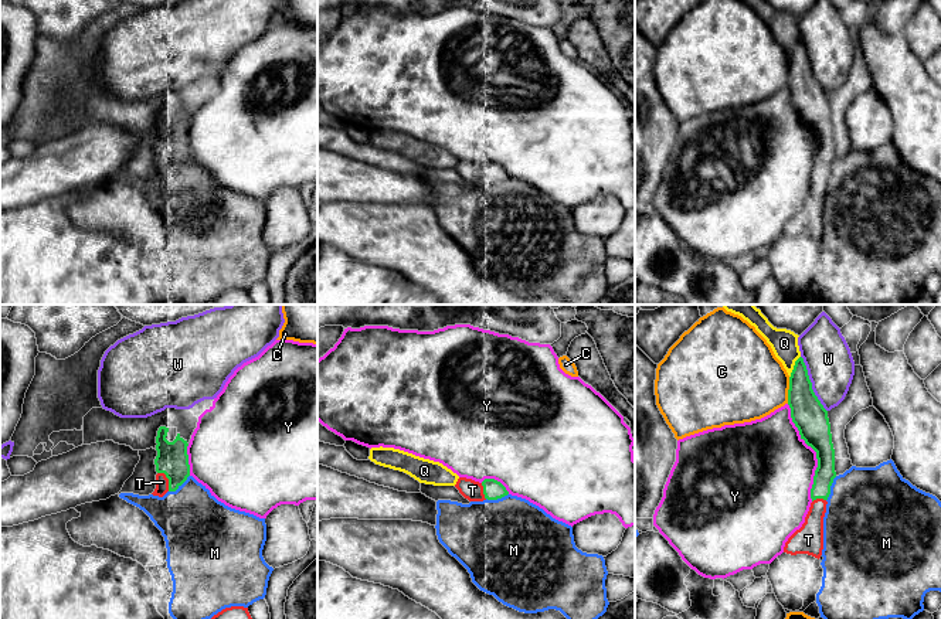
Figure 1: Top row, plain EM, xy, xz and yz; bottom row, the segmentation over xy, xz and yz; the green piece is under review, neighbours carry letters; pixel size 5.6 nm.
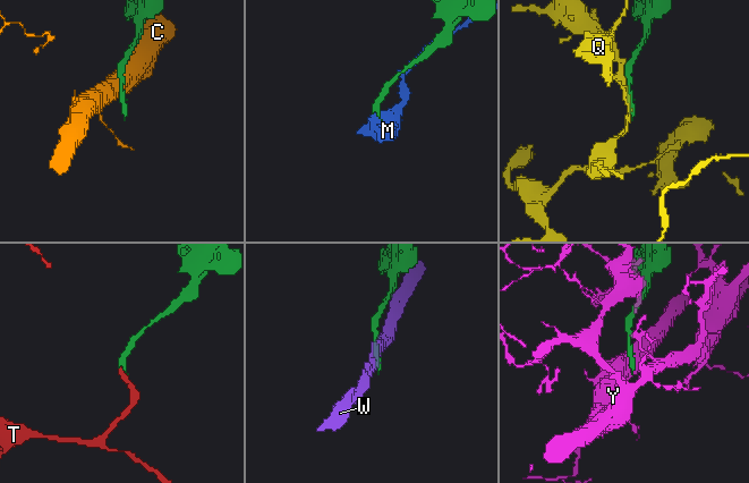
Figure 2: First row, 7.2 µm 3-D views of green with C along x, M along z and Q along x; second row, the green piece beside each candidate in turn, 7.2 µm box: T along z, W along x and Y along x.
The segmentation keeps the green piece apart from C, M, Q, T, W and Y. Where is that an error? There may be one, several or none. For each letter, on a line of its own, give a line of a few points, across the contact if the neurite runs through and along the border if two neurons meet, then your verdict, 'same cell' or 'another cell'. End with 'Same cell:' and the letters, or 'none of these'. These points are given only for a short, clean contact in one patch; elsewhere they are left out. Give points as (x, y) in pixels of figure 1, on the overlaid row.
C: another cell
M: another cell
Q: another cell
T: same cell
W: another cell
Y: another cell
Same cell: T

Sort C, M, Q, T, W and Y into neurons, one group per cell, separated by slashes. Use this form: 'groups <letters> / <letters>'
groups C / M / Q / T / W / Y

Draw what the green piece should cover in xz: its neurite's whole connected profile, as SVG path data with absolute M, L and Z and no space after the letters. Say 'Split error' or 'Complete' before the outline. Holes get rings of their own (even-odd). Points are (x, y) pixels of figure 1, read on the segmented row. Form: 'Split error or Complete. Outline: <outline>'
Split error. Outline: M459 477L455 487L469 501L497 500L509 494L506 487L495 479L485 479L479 483L472 479Z

